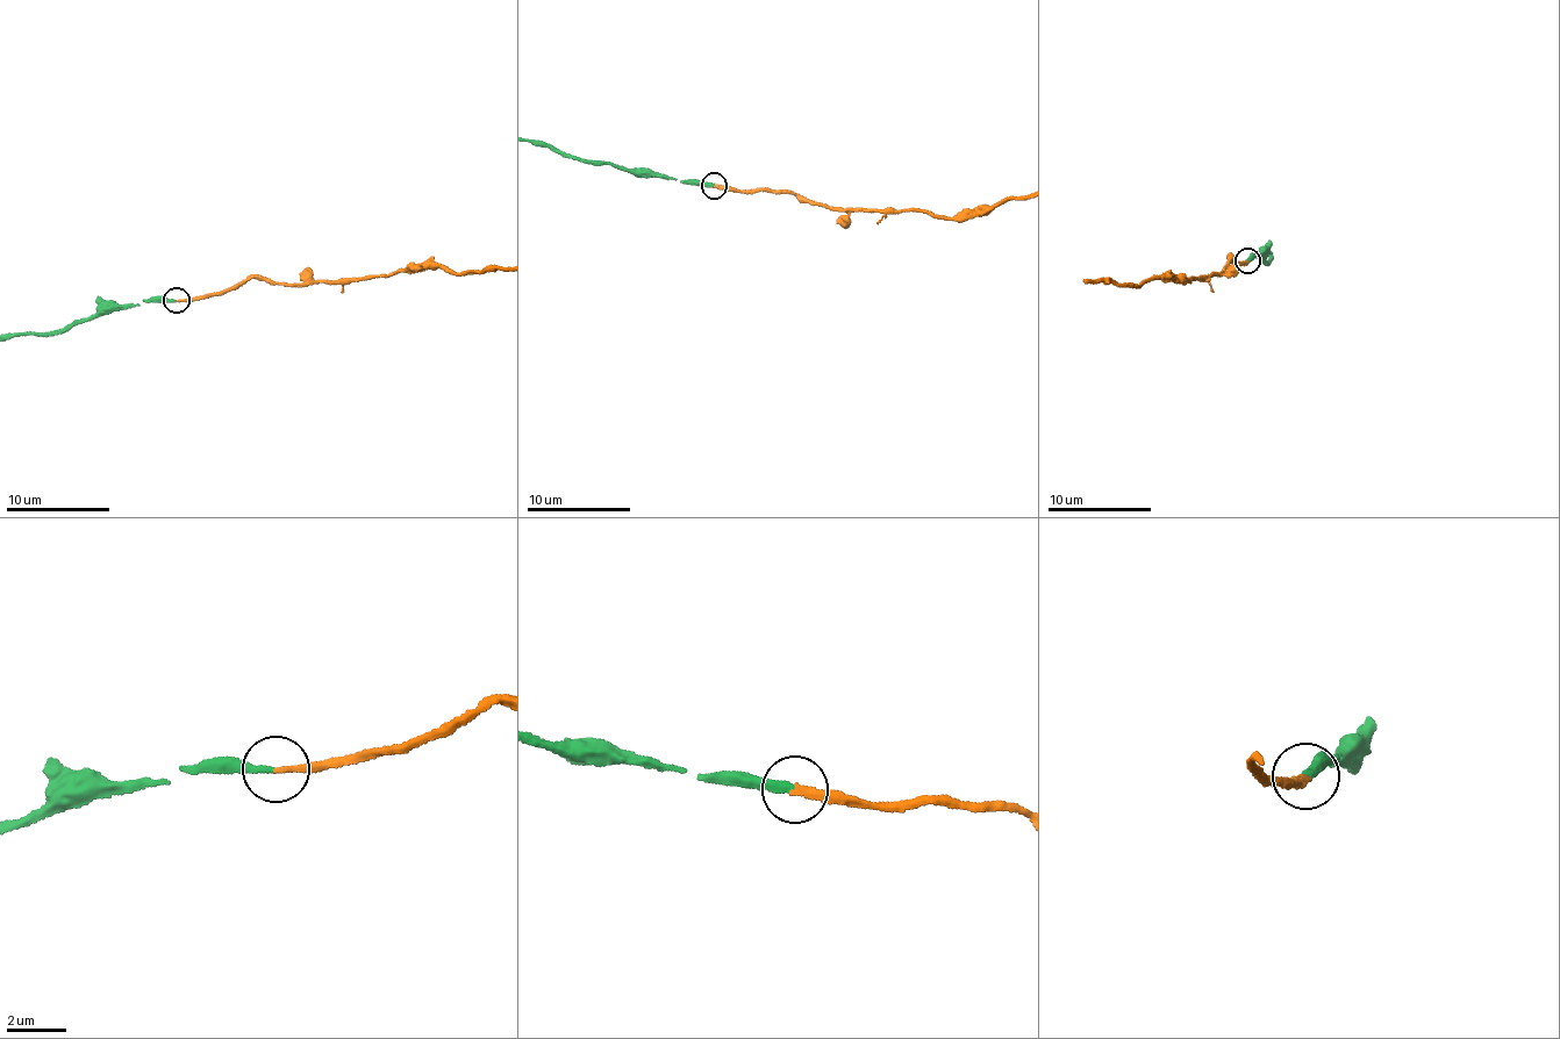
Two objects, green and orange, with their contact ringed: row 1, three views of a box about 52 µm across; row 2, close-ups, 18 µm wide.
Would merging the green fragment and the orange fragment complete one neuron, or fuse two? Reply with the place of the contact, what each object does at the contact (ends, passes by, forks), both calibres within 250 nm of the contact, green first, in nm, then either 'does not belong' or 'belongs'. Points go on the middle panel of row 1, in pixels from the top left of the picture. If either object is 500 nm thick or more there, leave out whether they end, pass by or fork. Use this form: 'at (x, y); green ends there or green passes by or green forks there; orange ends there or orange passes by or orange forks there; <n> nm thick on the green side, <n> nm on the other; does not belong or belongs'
at (714, 186); green ends there; orange ends there; 260 nm thick on the green side, 240 nm on the other; belongs

